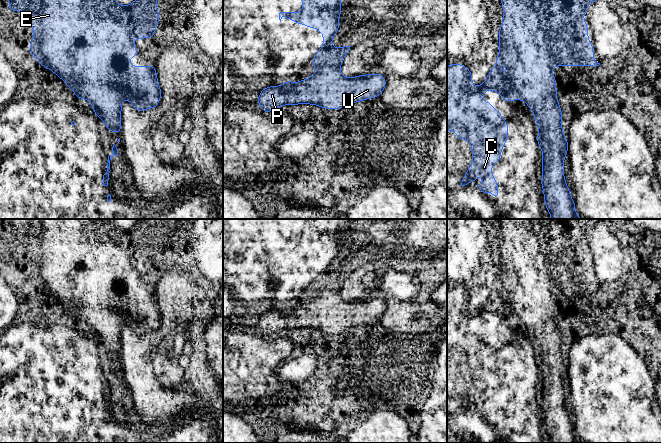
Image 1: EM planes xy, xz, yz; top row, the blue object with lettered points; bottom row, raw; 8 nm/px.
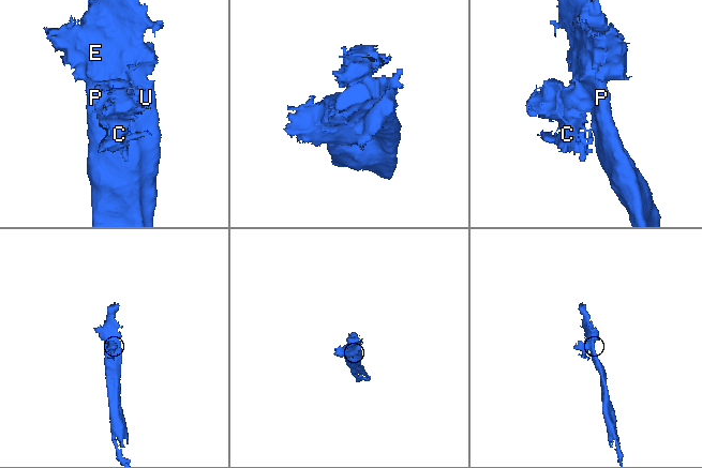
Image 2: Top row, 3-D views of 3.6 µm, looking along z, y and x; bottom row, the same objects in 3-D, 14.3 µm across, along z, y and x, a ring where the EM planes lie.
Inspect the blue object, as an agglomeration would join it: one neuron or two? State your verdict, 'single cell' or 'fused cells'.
single cell

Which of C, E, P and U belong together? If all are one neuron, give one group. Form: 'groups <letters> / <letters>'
groups C E P U

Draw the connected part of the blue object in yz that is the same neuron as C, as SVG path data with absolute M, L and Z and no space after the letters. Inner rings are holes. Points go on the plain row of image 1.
M499 219L503 228L504 240L502 250L499 253L500 278L496 281L496 287L491 292L483 309L474 311L472 298L468 290L454 287L447 290L447 355L454 354L458 363L466 363L472 371L473 386L462 403L461 410L476 405L479 398L484 405L478 408L482 417L492 415L494 422L499 422L497 415L500 411L492 400L492 388L500 385L501 374L508 364L508 347L500 340L499 334L492 332L491 326L482 326L486 314L495 314L506 326L511 324L524 324L529 333L534 336L534 345L538 347L537 366L542 374L543 400L541 408L544 417L545 430L551 443L582 443L577 440L575 426L571 422L569 412L564 402L564 381L568 376L568 365L562 354L562 335L559 325L556 323L556 303L552 298L553 290L599 290L594 285L593 269L588 263L588 250L584 246L584 237L588 233L589 226L595 226L596 222L586 219ZM504 288L509 297L497 294Z

